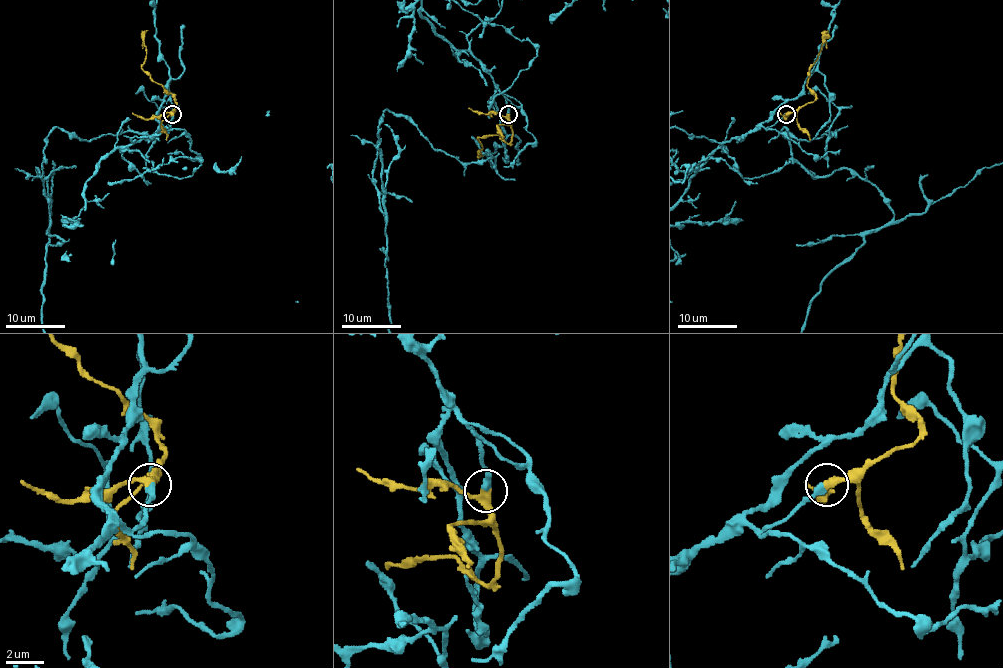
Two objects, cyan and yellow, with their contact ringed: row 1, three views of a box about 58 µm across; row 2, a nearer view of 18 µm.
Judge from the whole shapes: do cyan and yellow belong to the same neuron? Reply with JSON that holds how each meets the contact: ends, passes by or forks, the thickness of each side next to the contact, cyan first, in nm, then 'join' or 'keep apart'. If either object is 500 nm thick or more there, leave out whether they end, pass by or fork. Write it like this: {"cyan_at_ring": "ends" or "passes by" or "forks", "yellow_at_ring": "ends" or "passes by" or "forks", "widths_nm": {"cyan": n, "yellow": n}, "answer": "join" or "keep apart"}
{"cyan_at_ring": "ends", "yellow_at_ring": "passes by", "widths_nm": {"cyan": 360, "yellow": 320}, "answer": "join"}

